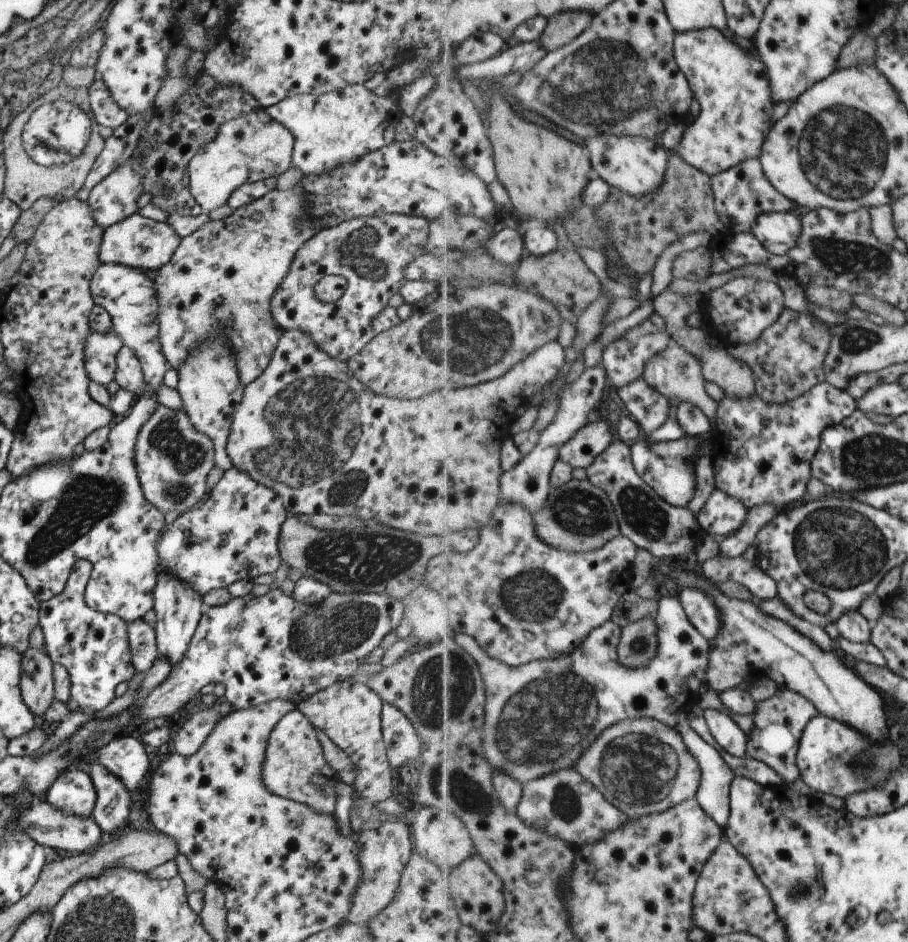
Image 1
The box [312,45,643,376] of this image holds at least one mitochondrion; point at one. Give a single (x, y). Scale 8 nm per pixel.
(362, 253)

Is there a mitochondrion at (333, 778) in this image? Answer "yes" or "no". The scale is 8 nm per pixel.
no

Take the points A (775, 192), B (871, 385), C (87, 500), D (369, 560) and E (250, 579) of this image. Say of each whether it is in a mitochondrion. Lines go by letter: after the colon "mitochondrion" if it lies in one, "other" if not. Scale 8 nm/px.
A: other
B: other
C: mitochondrion
D: mitochondrion
E: other

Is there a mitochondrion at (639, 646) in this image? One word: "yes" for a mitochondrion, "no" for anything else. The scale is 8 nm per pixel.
yes

